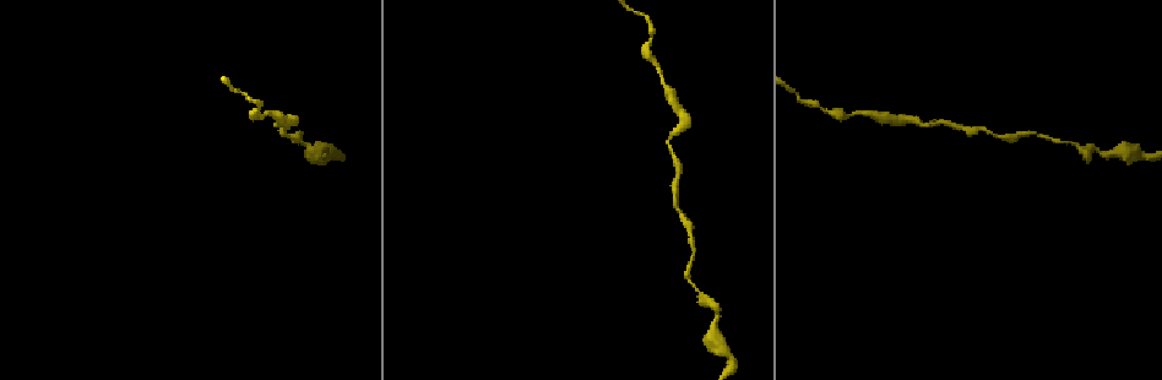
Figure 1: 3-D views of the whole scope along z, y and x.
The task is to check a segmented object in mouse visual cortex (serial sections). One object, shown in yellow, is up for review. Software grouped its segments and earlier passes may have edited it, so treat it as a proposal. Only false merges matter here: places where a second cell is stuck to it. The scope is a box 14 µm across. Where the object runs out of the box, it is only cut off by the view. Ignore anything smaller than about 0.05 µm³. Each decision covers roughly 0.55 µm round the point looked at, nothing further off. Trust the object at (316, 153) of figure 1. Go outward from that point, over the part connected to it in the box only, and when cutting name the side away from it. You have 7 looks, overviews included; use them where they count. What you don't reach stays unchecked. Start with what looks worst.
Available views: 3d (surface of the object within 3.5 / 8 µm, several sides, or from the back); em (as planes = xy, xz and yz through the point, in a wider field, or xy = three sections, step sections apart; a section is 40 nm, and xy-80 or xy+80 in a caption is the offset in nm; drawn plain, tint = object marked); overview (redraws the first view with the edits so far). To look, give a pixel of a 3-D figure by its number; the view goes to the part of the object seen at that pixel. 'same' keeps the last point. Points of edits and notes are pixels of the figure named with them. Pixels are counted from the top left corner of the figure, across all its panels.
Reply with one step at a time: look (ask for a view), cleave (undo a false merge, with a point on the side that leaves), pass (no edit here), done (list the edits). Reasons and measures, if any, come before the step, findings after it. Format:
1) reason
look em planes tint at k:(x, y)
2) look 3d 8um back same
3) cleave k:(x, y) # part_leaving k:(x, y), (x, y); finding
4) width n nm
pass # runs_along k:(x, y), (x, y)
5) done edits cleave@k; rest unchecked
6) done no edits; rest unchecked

sharp bend
look 3d 3.5um at 1:(731, 356)

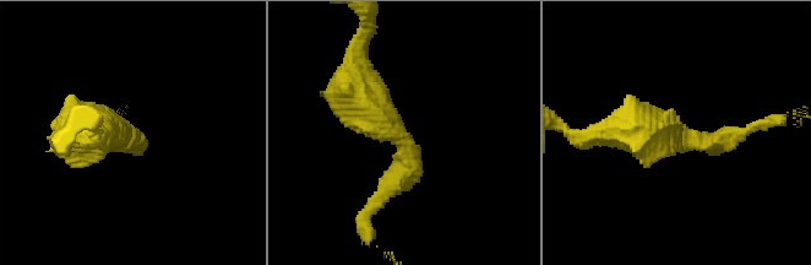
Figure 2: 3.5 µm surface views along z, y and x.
arm_widths 250, 600 nm; now the EM
look em xy step 1 tint at 2:(402, 141)

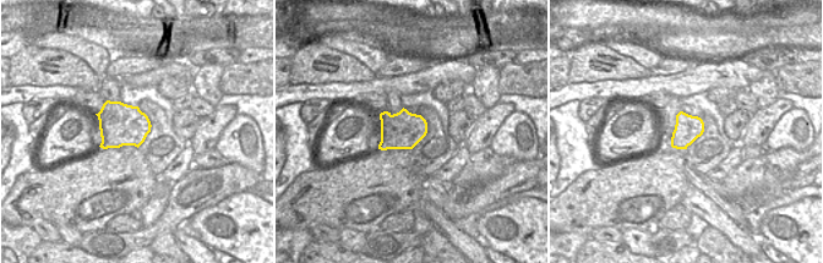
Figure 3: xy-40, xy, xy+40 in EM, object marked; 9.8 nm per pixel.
look em planes tint same

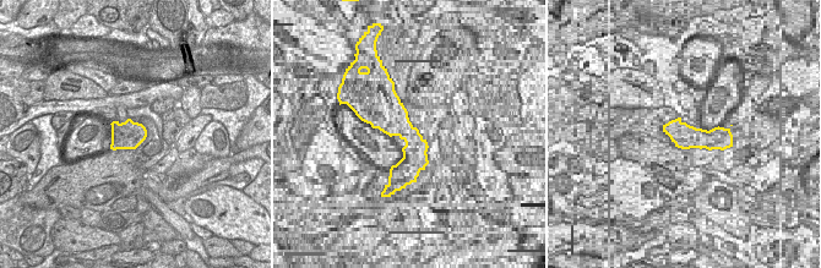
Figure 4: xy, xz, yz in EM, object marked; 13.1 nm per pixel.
pass # runs_along 2:(352, 77), (408, 156), (379, 203); one cell here

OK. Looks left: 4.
abrupt turn
look 3d 8um at 1:(670, 149)

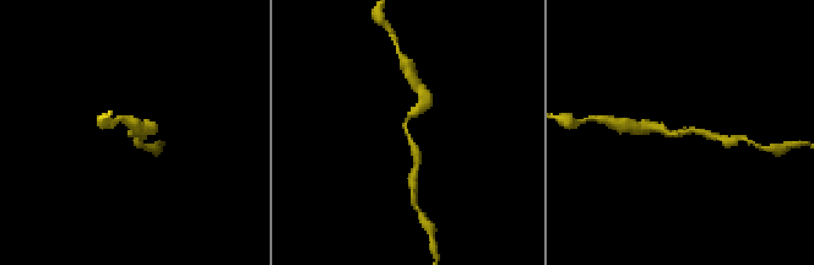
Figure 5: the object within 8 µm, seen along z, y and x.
arm_widths 200, 300 nm
look em xy step 2 tint at 5:(681, 133)

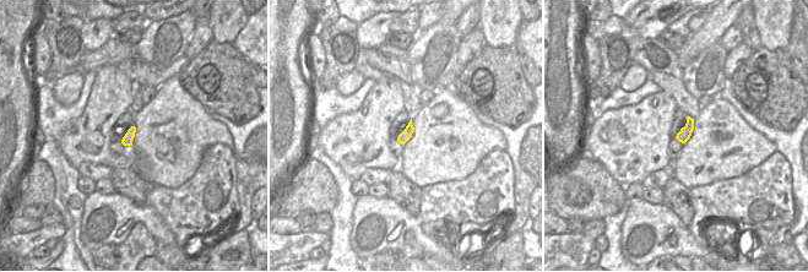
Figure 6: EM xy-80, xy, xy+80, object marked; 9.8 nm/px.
width 100 nm
pass # runs_along 5:(710, 135), (654, 126); continuous, no second cell

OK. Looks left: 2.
sudden change in width
look 3d 3.5um at 1:(263, 115)

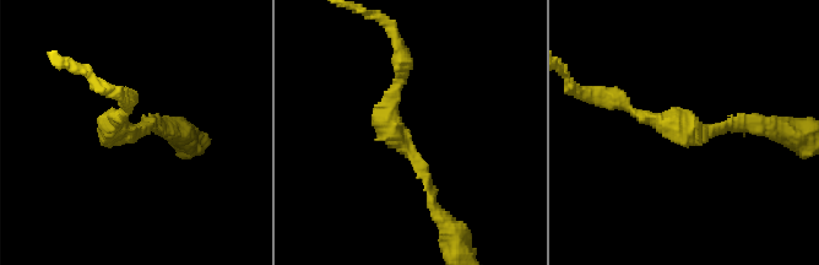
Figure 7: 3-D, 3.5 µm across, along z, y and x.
arm_widths 200, 200 nm
look em xy step 1 tint at 7:(406, 148)

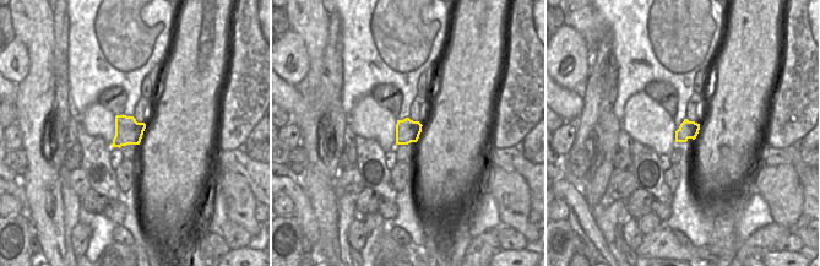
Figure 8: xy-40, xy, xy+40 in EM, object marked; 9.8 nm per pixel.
pass # runs_along 7:(773, 131), (694, 131), (635, 112); continuous, no second cell

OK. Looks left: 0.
done no edits; rest unchecked

